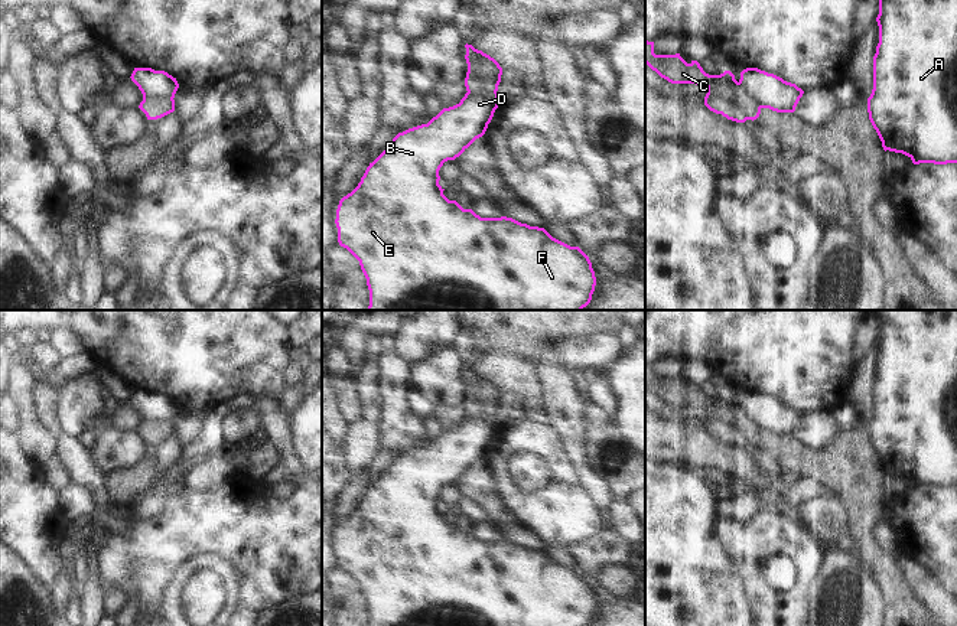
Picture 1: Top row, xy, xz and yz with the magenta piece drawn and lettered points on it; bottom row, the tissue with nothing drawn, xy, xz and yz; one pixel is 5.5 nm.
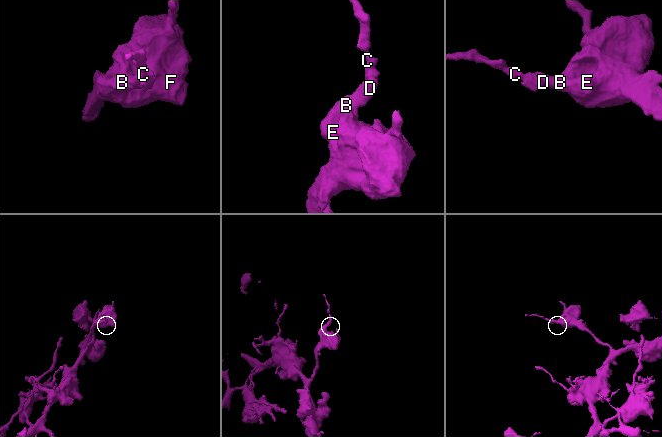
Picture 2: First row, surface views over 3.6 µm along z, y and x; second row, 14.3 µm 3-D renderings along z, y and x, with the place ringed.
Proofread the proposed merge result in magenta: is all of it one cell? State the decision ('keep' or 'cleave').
cleave

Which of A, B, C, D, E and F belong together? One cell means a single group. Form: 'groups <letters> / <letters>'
groups A B D E F / C

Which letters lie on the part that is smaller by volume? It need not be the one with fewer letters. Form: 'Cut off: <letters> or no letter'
Cut off: C

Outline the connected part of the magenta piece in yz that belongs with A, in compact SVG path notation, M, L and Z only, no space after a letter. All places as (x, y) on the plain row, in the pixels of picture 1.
M873 310L873 314L879 319L879 366L868 436L882 470L908 479L914 488L957 486L957 310Z

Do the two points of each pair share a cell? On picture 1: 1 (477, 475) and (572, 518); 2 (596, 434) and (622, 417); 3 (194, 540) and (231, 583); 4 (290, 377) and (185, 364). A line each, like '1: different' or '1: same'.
1: different
2: different
3: different
4: different

